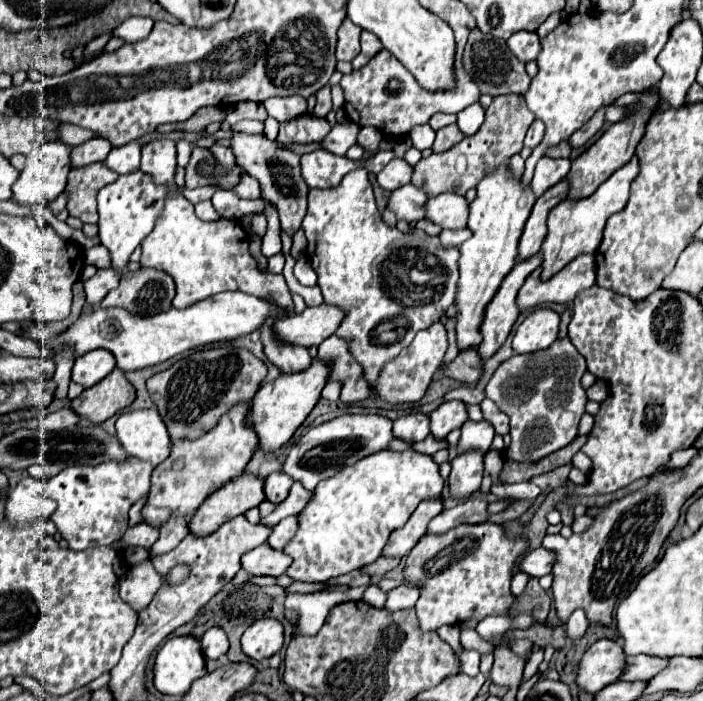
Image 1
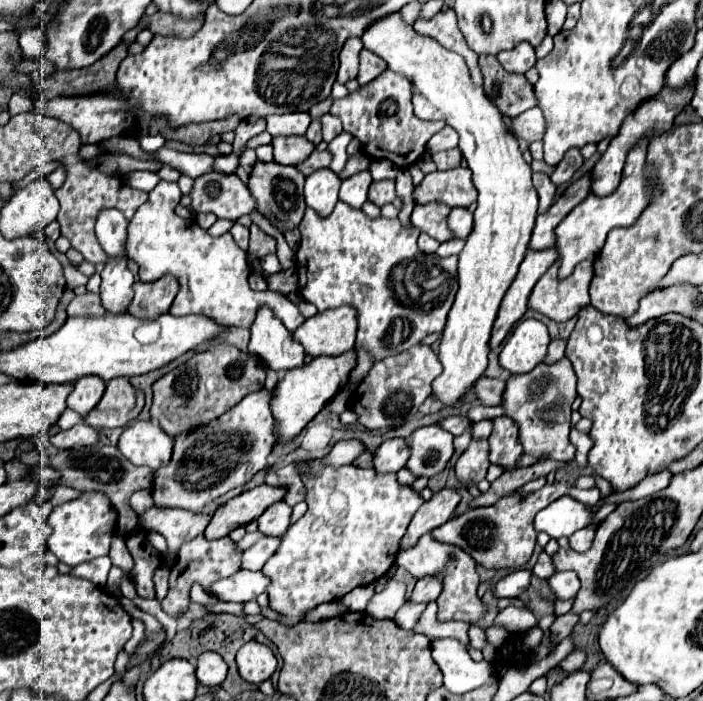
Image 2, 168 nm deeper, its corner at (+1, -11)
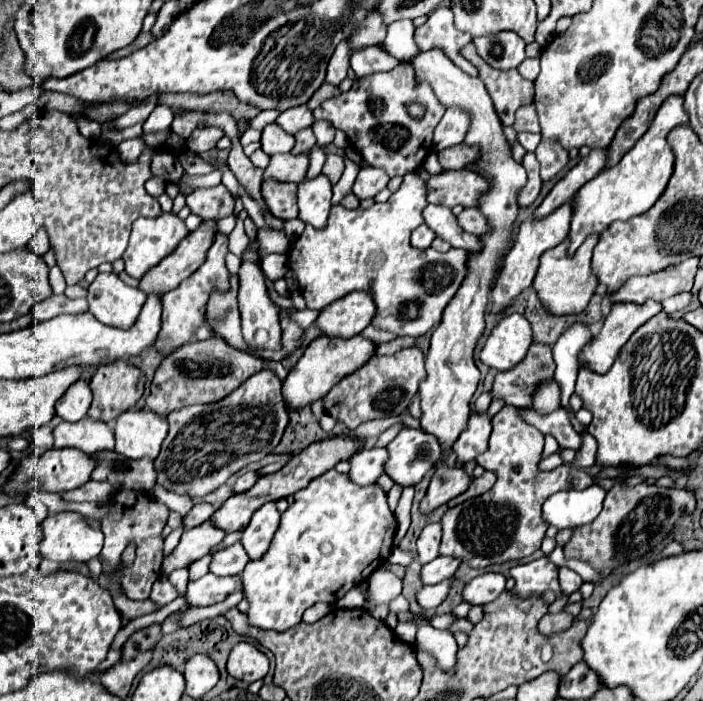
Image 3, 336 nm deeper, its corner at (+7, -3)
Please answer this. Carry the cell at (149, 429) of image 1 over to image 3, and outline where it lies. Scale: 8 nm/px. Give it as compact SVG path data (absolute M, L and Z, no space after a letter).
M129 409L117 417L115 451L129 457L155 459L167 435L167 419L149 409Z

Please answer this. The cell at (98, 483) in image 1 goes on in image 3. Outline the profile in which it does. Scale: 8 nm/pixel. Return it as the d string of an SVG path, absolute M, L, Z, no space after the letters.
M75 511L49 515L43 521L41 553L51 561L89 561L103 549L103 533L93 531L87 517Z

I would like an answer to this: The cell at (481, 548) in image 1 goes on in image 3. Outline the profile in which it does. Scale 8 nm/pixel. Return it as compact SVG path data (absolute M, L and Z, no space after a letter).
M439 523L427 525L417 537L417 559L421 565L439 557L439 543L441 543L441 525Z

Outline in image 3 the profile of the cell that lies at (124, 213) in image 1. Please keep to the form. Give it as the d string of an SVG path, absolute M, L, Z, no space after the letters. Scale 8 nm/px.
M99 273L87 289L91 313L111 327L127 329L135 323L147 295L125 285L117 273Z

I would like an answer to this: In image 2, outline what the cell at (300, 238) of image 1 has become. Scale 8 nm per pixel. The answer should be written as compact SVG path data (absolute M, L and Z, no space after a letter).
M255 223L249 227L251 231L251 241L249 241L249 251L255 257L265 257L267 253L275 253L275 239L265 235Z

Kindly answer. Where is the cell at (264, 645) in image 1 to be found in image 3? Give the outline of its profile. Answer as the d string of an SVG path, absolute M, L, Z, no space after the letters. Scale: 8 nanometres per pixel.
M241 641L237 643L237 647L233 647L227 661L227 673L231 677L241 679L245 683L253 683L257 679L263 679L267 671L269 671L269 659L255 645Z

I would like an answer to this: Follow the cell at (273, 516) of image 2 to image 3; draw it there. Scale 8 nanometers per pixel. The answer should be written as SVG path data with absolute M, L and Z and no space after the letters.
M265 503L253 513L241 537L241 543L251 559L259 559L269 549L269 543L279 527L279 517L281 513L277 511L275 503Z

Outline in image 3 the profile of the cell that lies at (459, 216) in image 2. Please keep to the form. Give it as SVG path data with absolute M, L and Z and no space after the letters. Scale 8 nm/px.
M467 207L457 215L459 227L473 233L473 235L483 235L487 231L487 219L481 215L477 207Z

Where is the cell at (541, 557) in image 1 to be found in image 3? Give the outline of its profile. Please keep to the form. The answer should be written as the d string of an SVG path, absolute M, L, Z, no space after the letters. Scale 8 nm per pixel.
M483 573L465 585L463 597L471 605L491 603L493 599L497 599L497 595L501 595L501 591L505 591L505 583L507 577L503 573Z

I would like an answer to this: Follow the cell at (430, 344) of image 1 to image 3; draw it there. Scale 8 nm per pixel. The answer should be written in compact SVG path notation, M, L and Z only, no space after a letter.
M419 347L401 349L395 355L371 357L361 369L343 377L327 395L325 411L335 419L343 421L349 429L373 419L397 417L407 411L413 395L417 393L419 381L425 379L425 355Z

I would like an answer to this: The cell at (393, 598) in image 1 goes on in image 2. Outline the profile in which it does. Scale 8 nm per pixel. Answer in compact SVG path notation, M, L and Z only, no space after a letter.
M425 575L417 581L411 601L413 603L429 603L435 601L443 591L443 575Z

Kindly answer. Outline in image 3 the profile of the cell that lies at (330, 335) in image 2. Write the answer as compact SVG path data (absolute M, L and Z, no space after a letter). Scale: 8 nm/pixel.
M353 291L319 311L317 323L313 325L321 331L321 335L349 339L359 335L371 323L373 313L375 305L371 295L365 291Z

